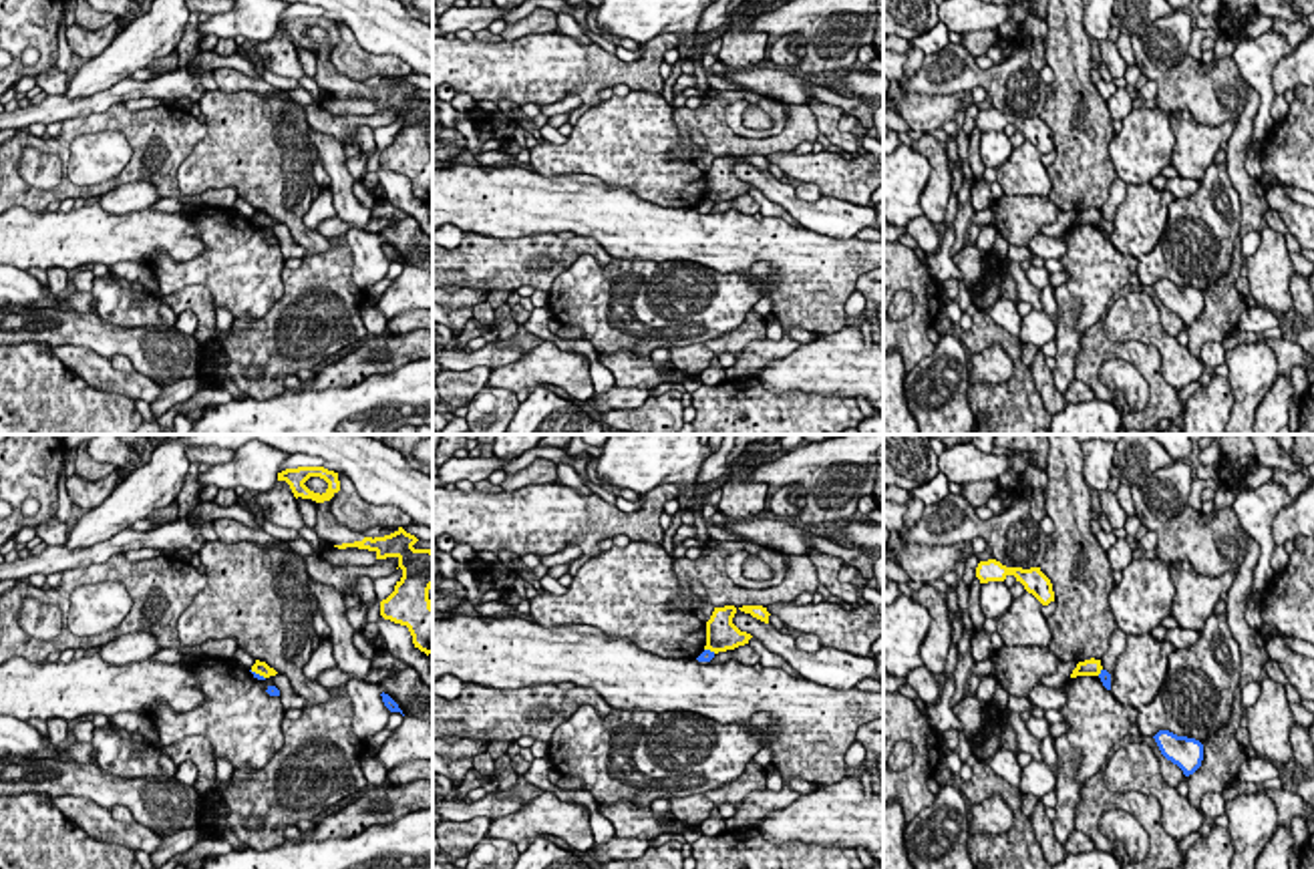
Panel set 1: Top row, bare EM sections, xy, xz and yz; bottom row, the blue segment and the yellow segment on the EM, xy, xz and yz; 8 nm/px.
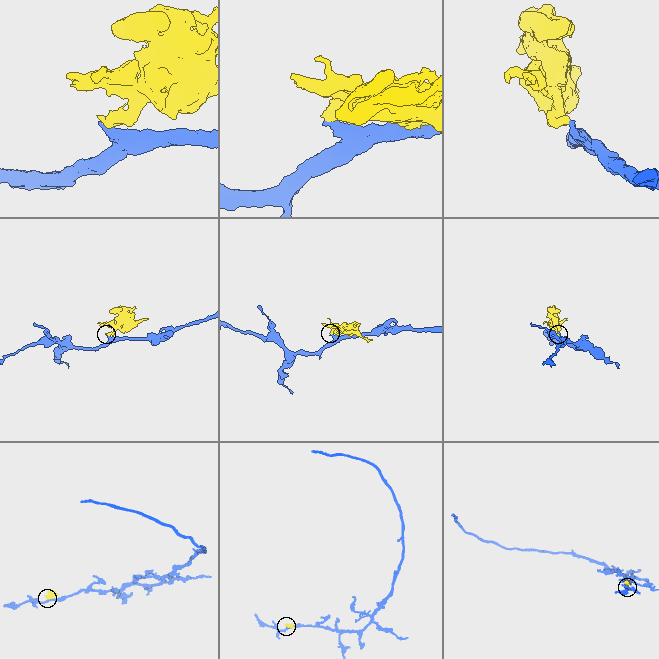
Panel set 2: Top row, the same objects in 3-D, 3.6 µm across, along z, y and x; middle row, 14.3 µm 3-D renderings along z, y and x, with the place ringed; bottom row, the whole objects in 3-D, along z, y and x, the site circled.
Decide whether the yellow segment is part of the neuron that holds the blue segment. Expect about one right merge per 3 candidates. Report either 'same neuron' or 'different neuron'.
different neuron

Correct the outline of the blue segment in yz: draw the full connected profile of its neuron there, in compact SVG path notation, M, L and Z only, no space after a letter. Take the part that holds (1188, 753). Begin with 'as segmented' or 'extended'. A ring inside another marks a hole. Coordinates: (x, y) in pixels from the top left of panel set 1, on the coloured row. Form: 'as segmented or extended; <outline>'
as segmented; M1159 730L1155 742L1161 754L1177 764L1185 776L1193 774L1203 760L1203 744L1195 738L1177 736L1169 730Z

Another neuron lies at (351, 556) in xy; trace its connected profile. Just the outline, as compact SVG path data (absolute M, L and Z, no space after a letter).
M326 545L322 551L322 557L334 567L346 567L346 565L366 565L368 567L378 561L376 551L358 549L358 547L338 549L334 545Z

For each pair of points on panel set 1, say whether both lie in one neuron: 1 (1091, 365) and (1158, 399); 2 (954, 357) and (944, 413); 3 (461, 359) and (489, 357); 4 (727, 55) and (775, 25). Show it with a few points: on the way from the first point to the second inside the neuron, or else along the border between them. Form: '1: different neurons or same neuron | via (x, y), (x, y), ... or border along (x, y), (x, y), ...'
1: same neuron | via (1113, 353), (1131, 353), (1154, 377)
2: same neuron | via (944, 371), (944, 399)
3: same neuron | via (467, 359), (483, 357)
4: different neurons | border along (749, 23), (755, 31), (769, 35)

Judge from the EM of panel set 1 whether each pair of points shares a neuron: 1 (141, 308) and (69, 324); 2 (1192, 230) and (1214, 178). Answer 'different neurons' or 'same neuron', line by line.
1: different neurons
2: same neuron

